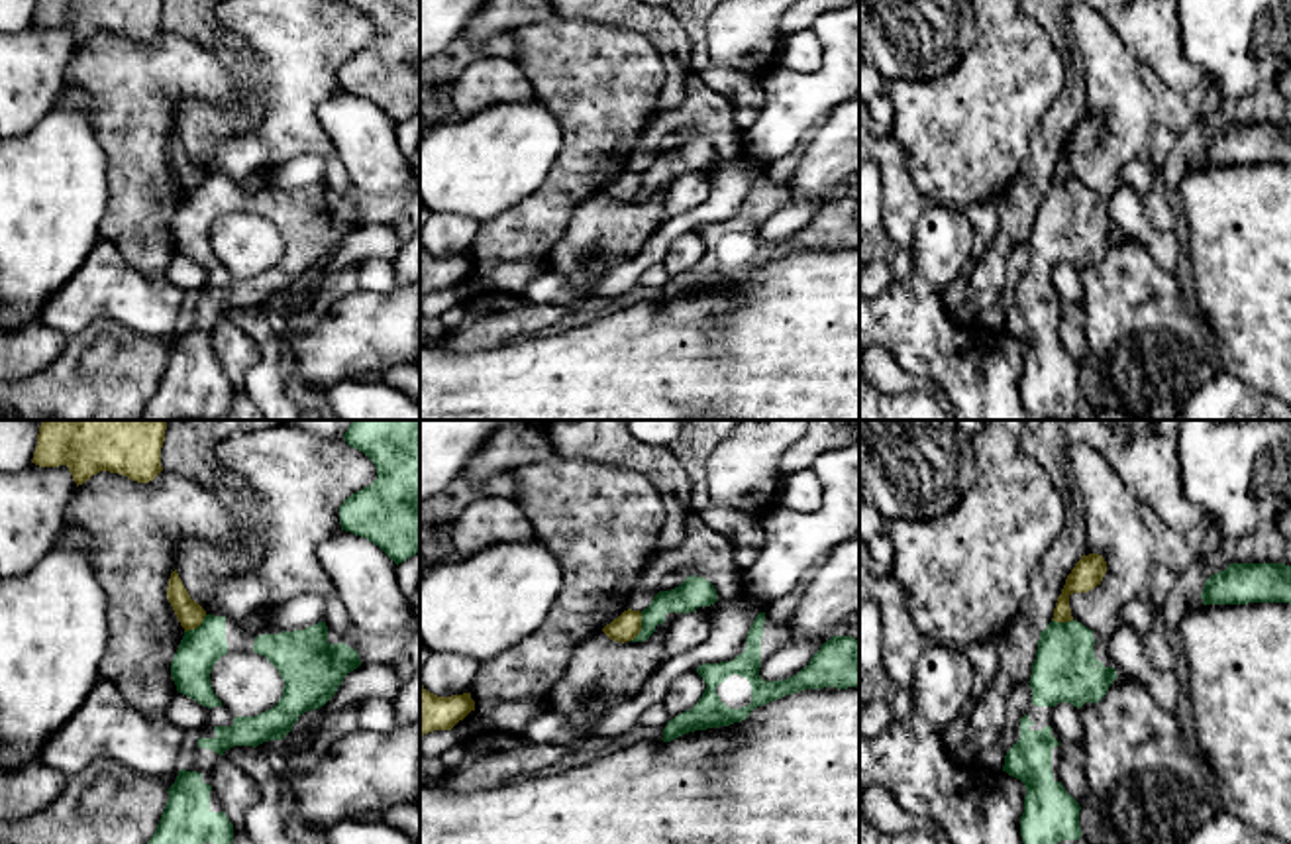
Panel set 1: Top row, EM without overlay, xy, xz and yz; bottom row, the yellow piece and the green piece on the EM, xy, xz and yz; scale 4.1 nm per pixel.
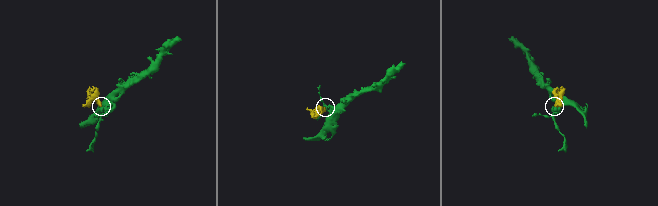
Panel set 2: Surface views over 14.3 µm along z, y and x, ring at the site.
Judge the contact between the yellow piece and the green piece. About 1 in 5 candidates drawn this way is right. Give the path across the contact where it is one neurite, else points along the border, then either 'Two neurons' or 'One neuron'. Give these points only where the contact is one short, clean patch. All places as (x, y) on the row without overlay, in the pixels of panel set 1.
Boundary: xz (642, 173), (642, 189), (628, 201). Two neurons

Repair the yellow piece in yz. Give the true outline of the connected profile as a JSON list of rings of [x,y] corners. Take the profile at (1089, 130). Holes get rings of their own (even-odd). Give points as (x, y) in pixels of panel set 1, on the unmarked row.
[[[1099,114],[1081,116],[1081,120],[1075,124],[1075,128],[1065,139],[1065,145],[1061,149],[1061,155],[1058,157],[1052,181],[1056,183],[1073,181],[1071,169],[1069,169],[1069,157],[1073,153],[1087,153],[1097,145],[1101,145],[1105,133],[1107,133],[1107,122],[1103,116]]]

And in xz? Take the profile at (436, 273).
[[[420,243],[420,296],[434,290],[451,290],[471,271],[475,271],[471,253],[438,257]]]

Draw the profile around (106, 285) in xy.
[[[100,237],[82,267],[39,310],[39,320],[67,340],[100,318],[169,347],[182,330],[184,292],[165,277],[133,269],[108,237]]]

